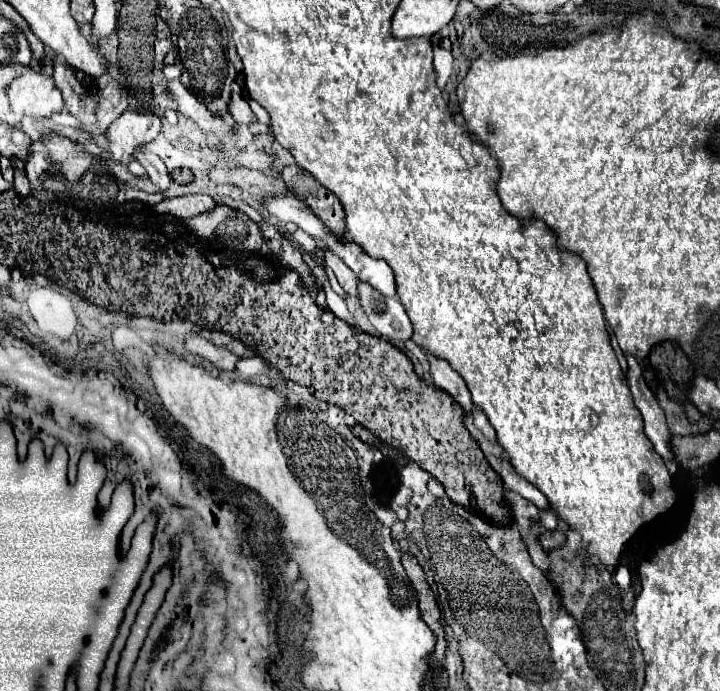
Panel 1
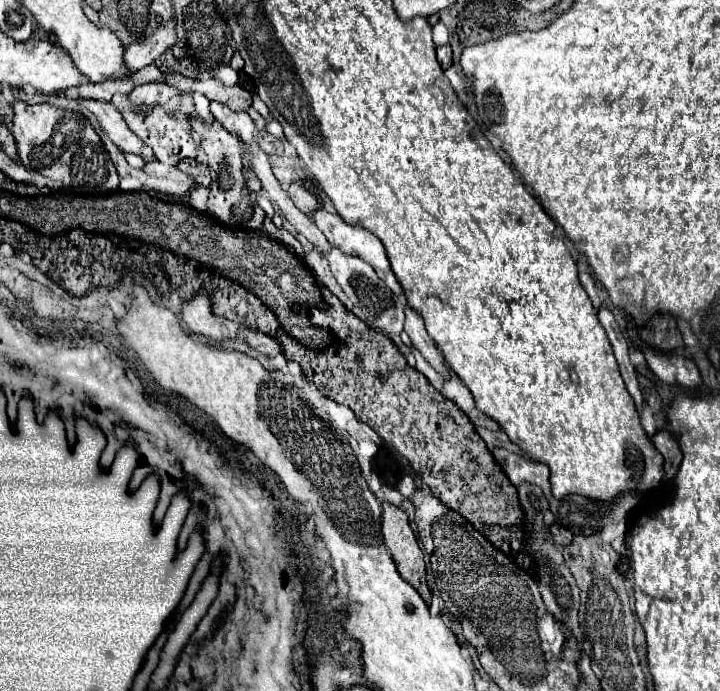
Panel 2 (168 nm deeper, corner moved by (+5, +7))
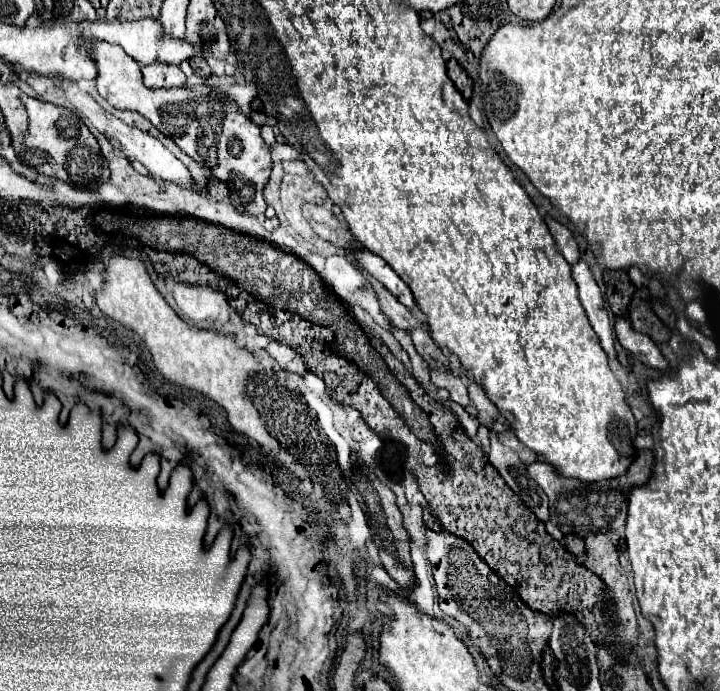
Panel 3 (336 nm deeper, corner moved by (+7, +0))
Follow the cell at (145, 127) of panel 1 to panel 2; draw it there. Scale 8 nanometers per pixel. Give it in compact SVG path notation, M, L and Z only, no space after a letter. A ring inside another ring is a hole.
M145 83L145 85L137 85L129 99L133 103L135 109L139 109L143 103L145 107L155 107L155 105L163 105L165 101L171 101L173 97L177 97L181 91L173 85L167 83Z

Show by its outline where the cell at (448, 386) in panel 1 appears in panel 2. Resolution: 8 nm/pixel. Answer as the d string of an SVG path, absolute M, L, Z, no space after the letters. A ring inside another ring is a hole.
M405 305L405 333L409 335L411 343L419 349L419 353L429 361L429 365L439 371L441 375L445 375L445 379L449 379L449 373L447 373L447 363L443 359L443 355L439 353L439 349L435 347L433 339L427 335L425 331L425 325L423 325L423 319L419 317L419 313L415 309L411 309L409 305Z

